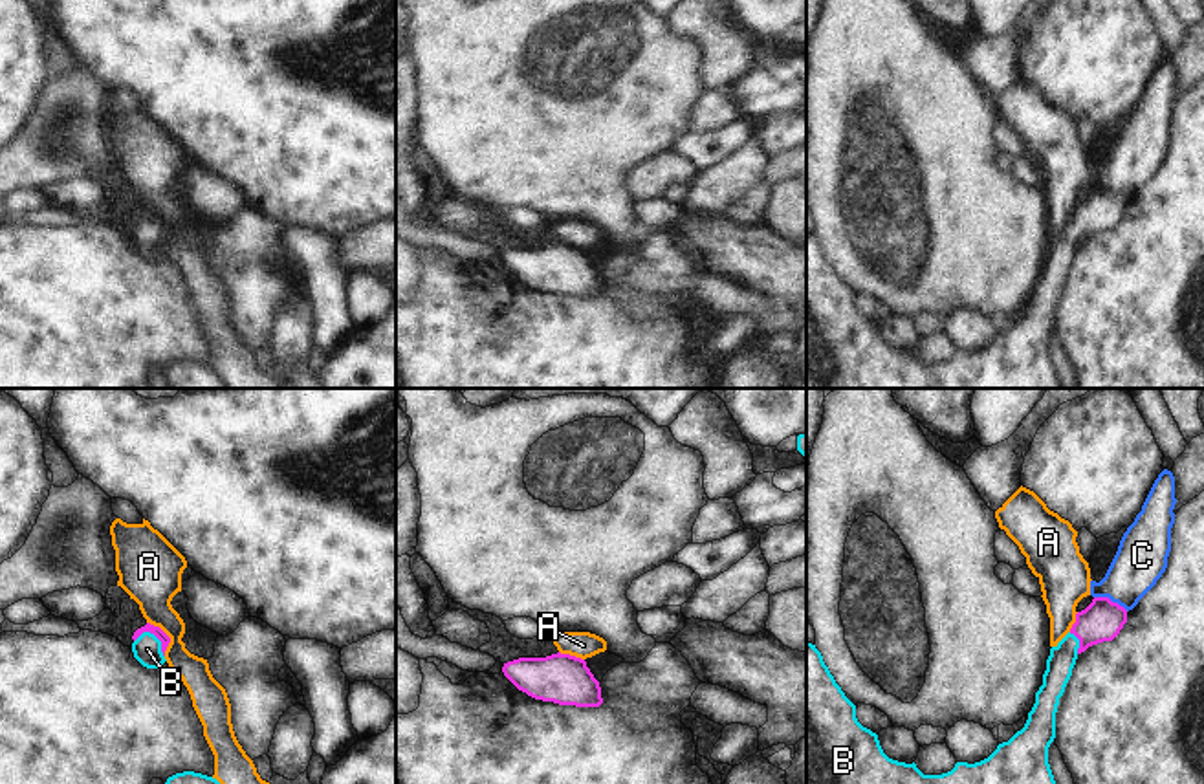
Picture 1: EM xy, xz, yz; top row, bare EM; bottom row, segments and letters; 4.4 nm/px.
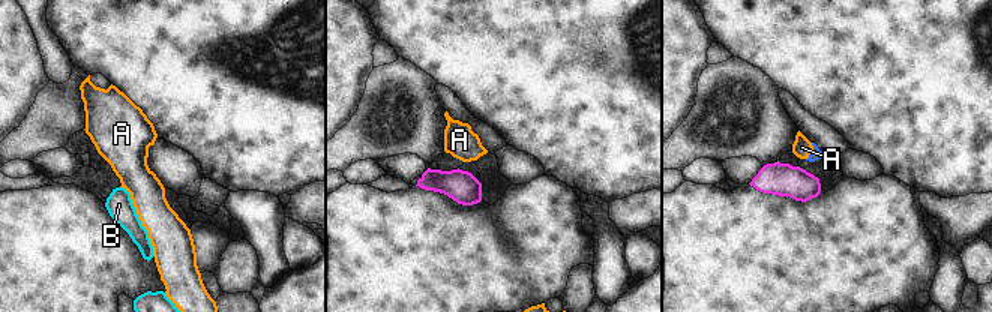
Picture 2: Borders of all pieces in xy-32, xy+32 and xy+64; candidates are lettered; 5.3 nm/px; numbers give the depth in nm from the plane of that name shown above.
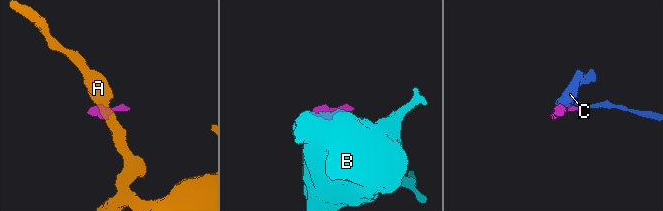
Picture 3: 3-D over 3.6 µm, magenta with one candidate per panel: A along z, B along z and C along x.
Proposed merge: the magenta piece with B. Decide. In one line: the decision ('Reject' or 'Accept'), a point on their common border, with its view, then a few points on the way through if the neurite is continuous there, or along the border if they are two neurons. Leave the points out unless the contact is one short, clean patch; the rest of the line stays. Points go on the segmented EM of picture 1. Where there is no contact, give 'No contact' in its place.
Accept. Touches magenta at xy (154, 634). Path across: xy (156, 631), (154, 634), (147, 649)

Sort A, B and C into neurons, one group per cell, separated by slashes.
A C / B

